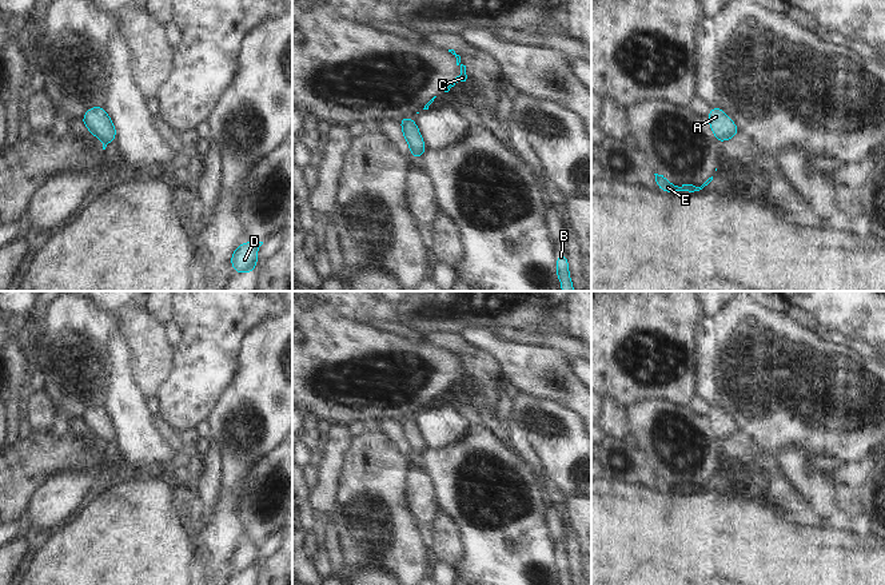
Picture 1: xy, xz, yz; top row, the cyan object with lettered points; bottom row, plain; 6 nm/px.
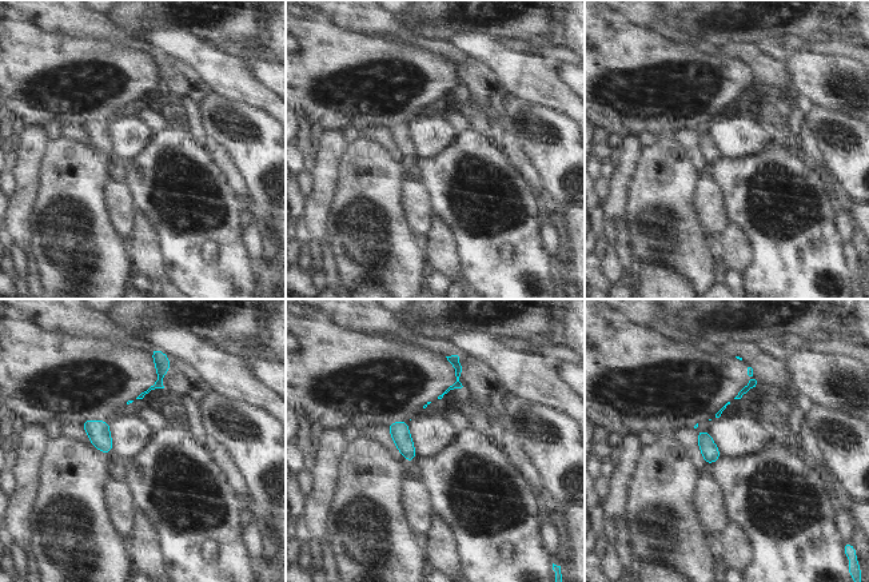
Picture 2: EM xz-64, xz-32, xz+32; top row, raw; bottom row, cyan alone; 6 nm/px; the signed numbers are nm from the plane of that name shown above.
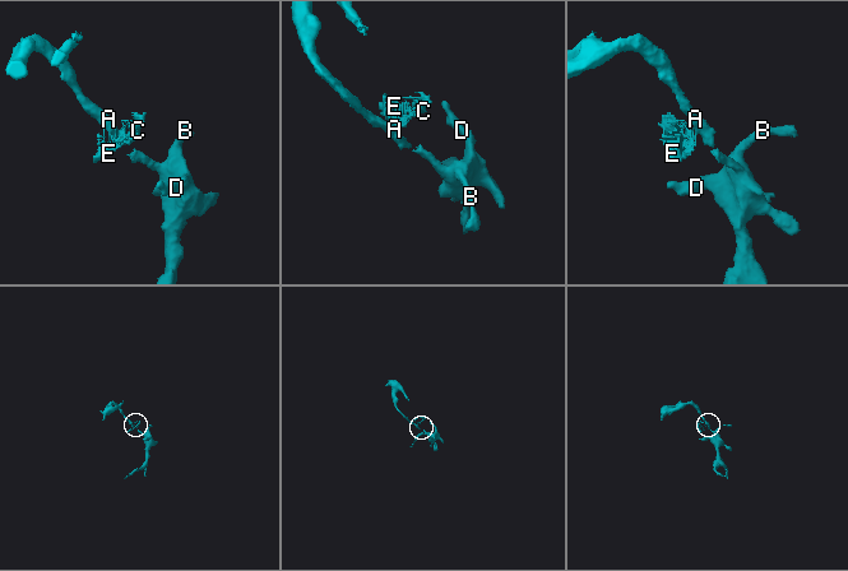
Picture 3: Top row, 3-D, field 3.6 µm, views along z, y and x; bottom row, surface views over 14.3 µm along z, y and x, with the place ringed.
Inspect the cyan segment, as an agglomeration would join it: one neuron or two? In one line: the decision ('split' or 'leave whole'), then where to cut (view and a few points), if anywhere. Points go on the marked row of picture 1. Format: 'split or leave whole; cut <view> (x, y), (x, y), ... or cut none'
split; cut xy (103, 140), (107, 143)

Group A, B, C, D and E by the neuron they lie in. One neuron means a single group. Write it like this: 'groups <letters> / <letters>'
groups A B D / C E

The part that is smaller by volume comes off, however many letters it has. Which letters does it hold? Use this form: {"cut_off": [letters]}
{"cut_off": ["C", "E"]}

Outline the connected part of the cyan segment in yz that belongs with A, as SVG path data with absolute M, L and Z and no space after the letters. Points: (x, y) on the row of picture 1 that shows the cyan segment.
M710 108L707 116L710 127L715 135L715 139L722 143L740 132L740 128L729 119L729 116L719 108Z

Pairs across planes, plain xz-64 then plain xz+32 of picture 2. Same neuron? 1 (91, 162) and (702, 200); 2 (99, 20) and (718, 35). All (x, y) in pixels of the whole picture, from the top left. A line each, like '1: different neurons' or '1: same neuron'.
1: different neurons
2: different neurons

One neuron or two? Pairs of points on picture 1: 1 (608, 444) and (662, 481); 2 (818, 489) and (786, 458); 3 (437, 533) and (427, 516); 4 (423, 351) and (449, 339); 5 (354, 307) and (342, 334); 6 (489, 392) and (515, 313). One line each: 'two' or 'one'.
1: two
2: one
3: two
4: two
5: two
6: two

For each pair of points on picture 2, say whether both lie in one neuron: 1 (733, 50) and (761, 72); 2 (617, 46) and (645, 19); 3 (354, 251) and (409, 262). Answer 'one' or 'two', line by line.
1: one
2: two
3: one

